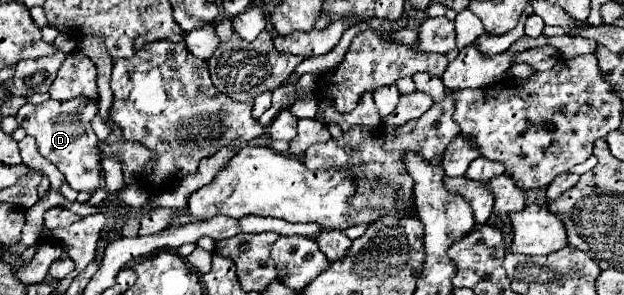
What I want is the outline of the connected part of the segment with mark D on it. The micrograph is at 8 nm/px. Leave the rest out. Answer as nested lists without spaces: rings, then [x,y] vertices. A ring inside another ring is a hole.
[[[69,99],[69,101],[45,101],[41,105],[25,103],[19,113],[17,121],[37,139],[39,153],[49,159],[57,169],[65,175],[67,183],[73,191],[93,193],[101,187],[101,153],[99,153],[99,139],[91,129],[91,119],[97,115],[97,103],[87,99]]]

